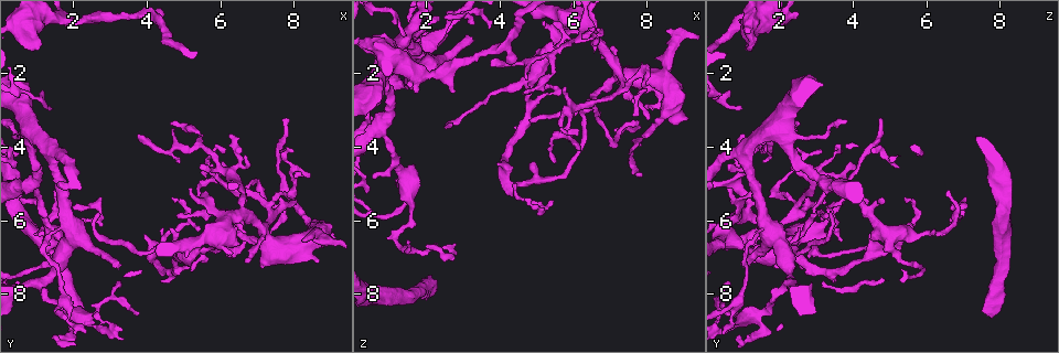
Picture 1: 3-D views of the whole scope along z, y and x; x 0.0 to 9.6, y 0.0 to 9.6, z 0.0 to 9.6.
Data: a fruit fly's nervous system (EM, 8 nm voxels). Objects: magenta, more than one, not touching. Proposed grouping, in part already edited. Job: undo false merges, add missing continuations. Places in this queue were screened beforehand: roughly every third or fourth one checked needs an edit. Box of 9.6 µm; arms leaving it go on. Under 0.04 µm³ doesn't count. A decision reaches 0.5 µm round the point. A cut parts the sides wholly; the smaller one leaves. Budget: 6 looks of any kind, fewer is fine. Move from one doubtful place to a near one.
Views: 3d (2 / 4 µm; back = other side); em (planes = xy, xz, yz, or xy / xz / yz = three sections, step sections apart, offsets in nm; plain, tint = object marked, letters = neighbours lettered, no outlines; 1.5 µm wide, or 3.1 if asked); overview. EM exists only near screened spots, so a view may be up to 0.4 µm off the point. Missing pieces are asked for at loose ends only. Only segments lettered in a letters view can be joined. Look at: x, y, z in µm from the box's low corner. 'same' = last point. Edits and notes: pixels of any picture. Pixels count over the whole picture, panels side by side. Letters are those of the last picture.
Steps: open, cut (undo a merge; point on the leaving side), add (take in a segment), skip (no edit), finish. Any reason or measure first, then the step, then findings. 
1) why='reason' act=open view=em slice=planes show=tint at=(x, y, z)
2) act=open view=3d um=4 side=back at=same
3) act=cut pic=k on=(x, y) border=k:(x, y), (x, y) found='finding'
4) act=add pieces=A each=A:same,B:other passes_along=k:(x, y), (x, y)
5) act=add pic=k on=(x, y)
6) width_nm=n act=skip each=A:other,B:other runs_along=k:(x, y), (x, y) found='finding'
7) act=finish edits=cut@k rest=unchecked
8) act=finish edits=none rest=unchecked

act=open view=3d um=2 at=(1.00, 1.40, 1.15)

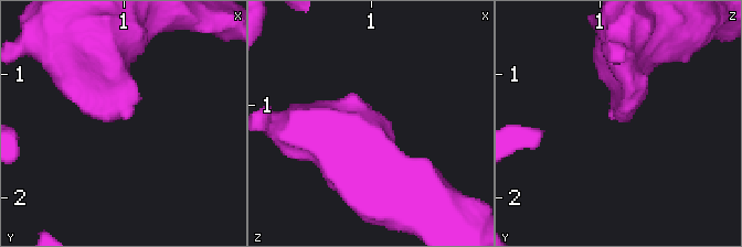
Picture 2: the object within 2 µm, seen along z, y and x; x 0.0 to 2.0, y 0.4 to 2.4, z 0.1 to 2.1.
why='shape alone is not enough' act=open view=em slice=planes show=plain at=(1.02, 1.36, 1.14)

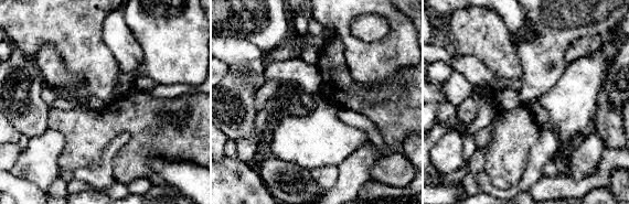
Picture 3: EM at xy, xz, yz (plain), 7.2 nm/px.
why='see the neighbours' act=open view=em slice=planes show=letters at=same

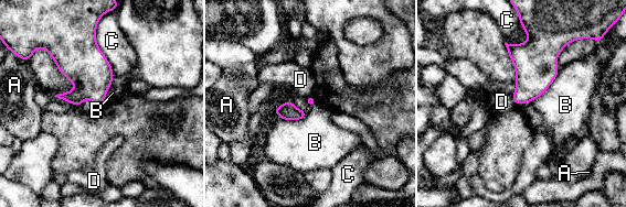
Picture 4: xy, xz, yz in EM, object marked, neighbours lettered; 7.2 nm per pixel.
act=skip each=A:other,B:other,C:other,D:other border=4:(558, 67), (552, 83), (530, 102) found='none of them fits'

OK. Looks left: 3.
act=open view=em slice=planes show=plain at=(1.60, 7.55, 1.15)

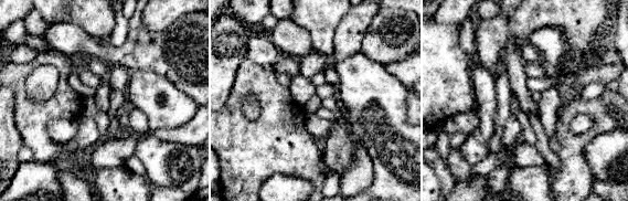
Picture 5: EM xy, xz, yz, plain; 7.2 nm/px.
why='with the object marked' act=open view=em slice=planes show=tint at=same

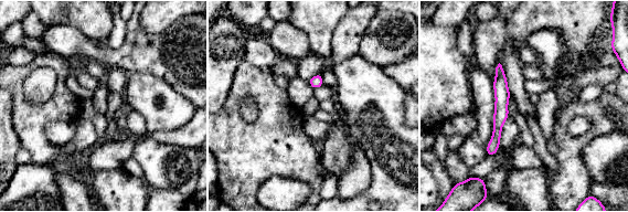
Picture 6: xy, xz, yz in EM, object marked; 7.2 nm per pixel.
act=open view=em slice=planes show=letters at=same

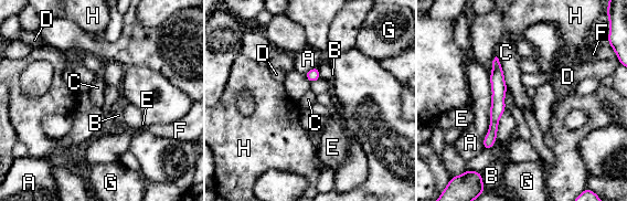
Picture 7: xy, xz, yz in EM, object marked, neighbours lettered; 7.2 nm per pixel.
longest_contact=A:550nm act=skip each=A:other,B:other,C:other,D:other,E:other,F:other,G:other,H:other border=7:(491, 72), (490, 124), (482, 149) found='all the same neuron'

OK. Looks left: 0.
act=finish edits=none rest=unchecked

